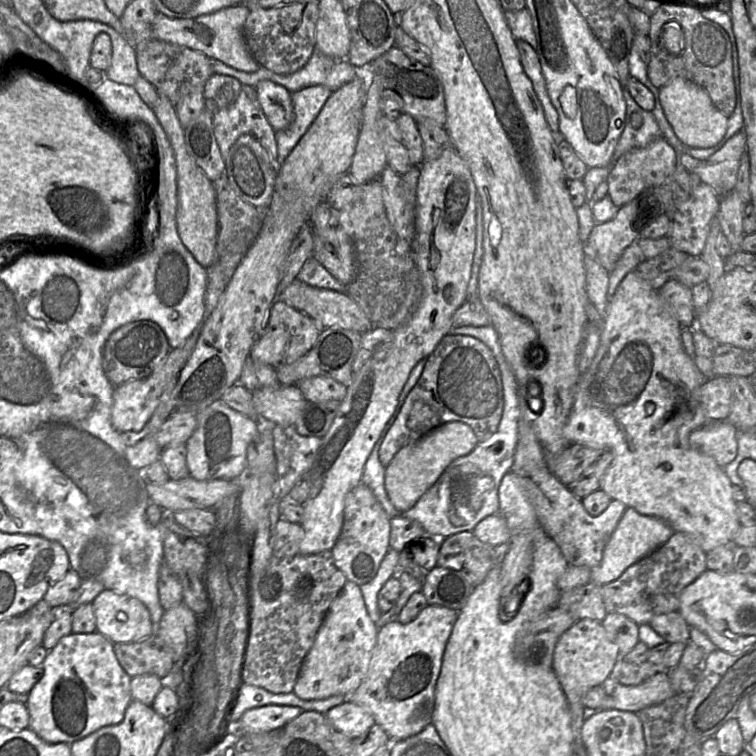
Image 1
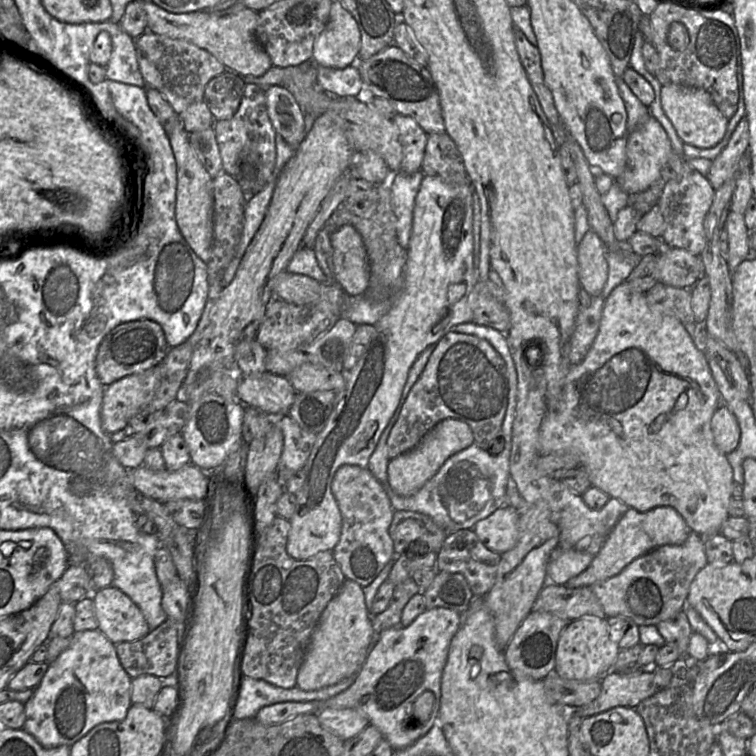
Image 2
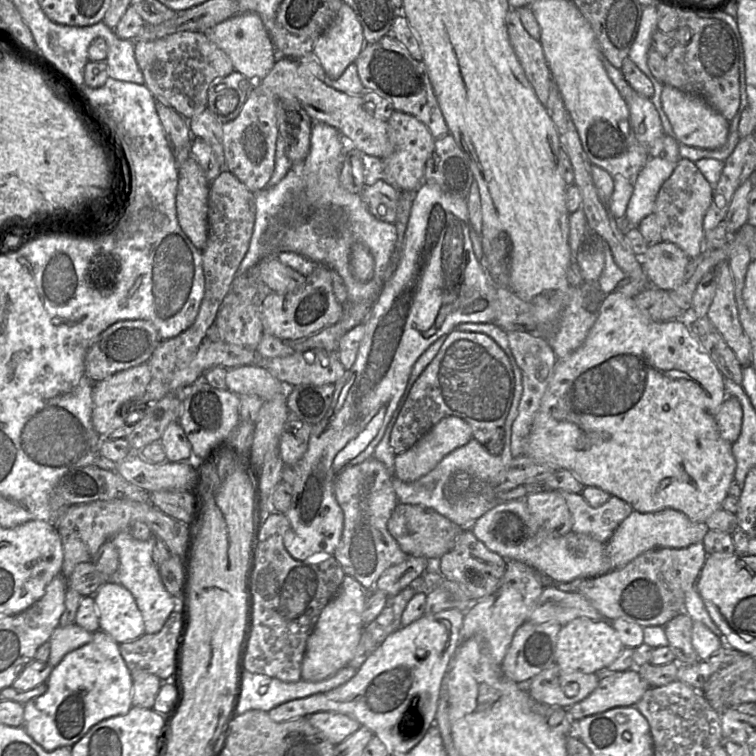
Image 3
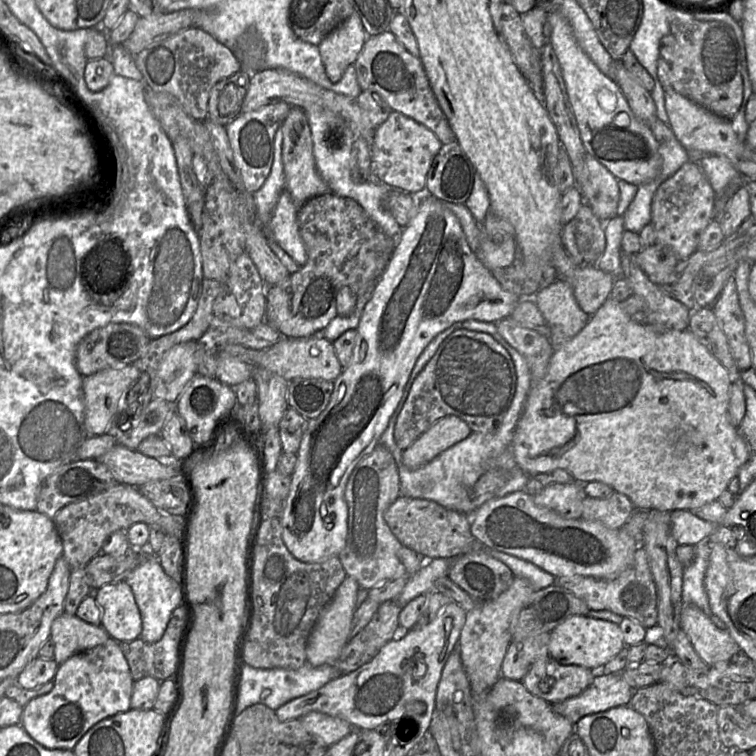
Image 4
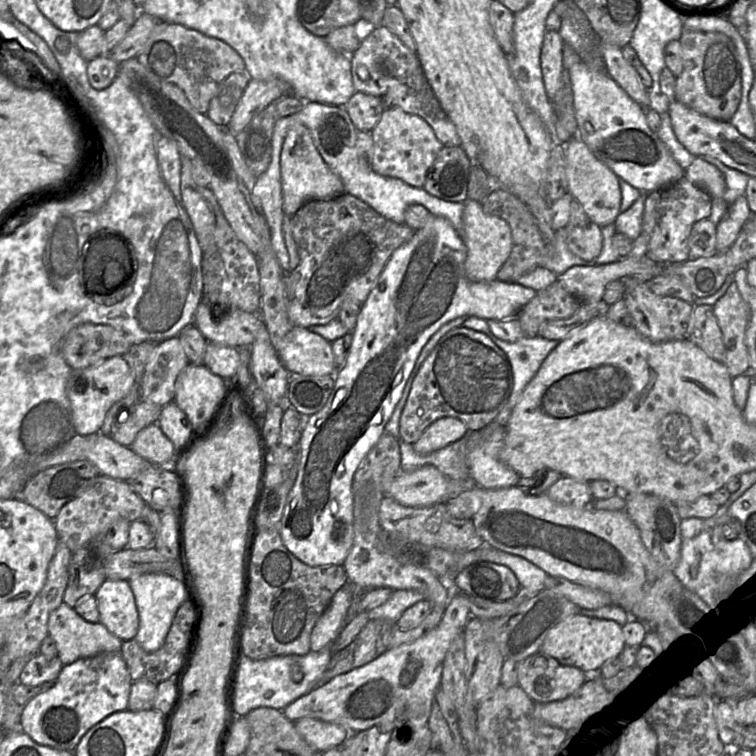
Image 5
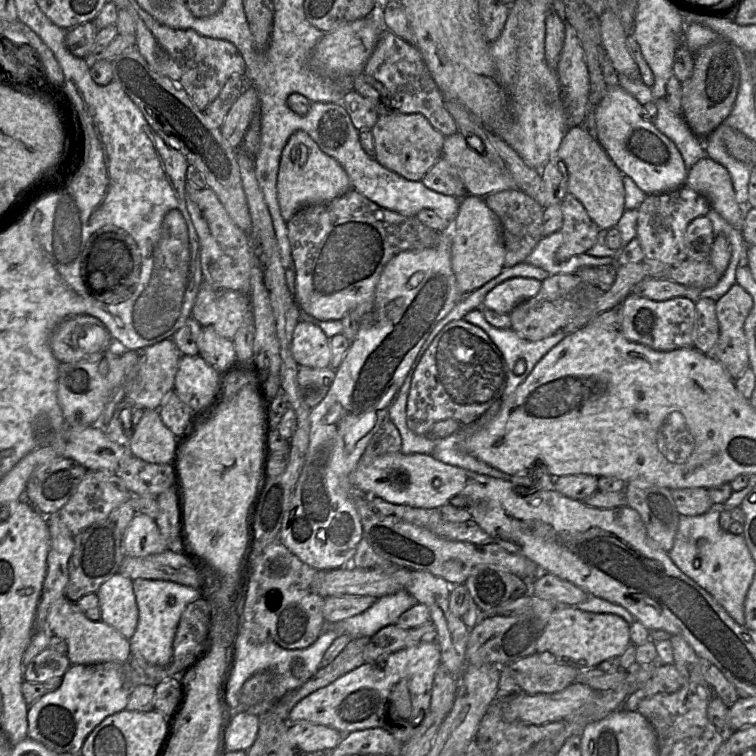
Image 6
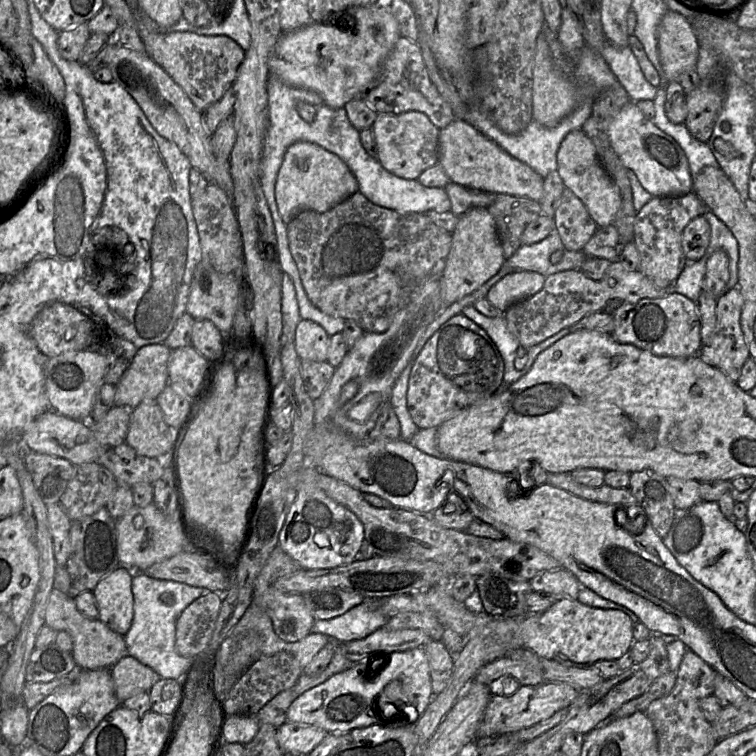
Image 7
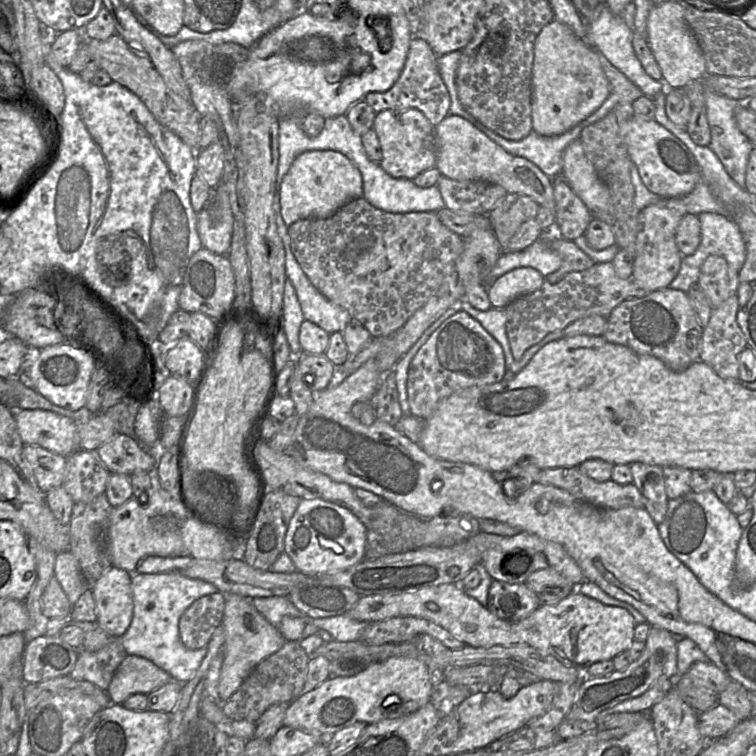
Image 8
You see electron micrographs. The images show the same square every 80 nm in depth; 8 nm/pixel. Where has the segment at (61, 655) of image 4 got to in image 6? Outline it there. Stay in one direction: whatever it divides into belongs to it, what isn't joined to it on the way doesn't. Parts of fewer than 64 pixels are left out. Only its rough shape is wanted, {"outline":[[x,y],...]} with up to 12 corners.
{"outline":[[65,596],[47,630],[72,664],[128,663],[129,639],[91,620]]}

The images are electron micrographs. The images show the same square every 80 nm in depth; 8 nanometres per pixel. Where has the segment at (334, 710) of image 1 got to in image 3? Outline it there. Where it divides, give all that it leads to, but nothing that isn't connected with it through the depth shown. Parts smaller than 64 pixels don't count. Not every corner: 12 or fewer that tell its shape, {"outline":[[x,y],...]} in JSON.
{"outline":[[316,712],[310,723],[335,746],[361,727],[353,717]]}

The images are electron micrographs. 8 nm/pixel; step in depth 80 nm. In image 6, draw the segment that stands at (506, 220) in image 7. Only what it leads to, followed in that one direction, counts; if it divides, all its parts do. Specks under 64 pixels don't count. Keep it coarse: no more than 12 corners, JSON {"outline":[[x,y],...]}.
{"outline":[[520,190],[484,197],[499,218],[504,268],[542,239],[544,208]]}

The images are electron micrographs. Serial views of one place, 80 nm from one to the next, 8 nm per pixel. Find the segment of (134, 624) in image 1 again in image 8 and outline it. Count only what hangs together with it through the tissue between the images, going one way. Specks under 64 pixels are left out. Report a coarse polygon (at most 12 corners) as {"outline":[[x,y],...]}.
{"outline":[[112,566],[92,586],[96,623],[121,637],[133,619],[132,575]]}

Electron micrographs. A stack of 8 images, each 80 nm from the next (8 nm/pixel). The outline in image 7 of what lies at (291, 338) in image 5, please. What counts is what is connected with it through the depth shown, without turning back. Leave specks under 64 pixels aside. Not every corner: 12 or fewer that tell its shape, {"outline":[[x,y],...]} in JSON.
{"outline":[[301,319],[294,346],[300,360],[327,361],[330,336]]}

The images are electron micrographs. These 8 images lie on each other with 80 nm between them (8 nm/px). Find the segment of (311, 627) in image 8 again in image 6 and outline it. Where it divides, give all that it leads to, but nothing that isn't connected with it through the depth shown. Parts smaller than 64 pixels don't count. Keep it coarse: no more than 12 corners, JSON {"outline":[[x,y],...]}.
{"outline":[[406,590],[327,623],[351,639],[371,637],[417,602]]}

